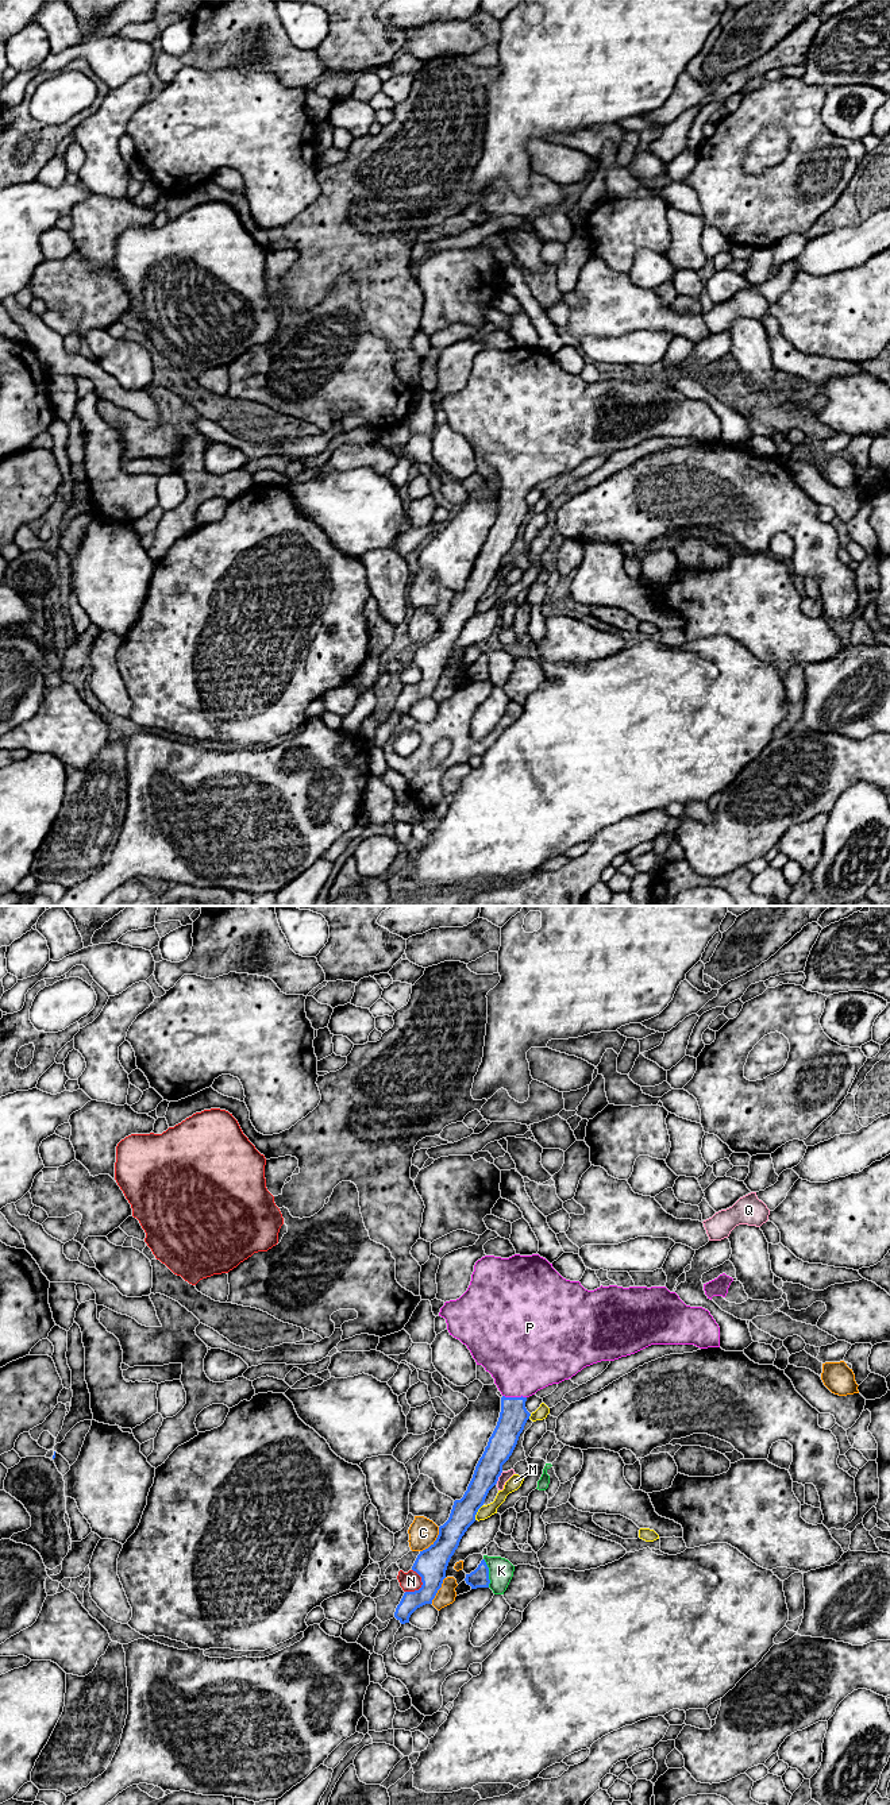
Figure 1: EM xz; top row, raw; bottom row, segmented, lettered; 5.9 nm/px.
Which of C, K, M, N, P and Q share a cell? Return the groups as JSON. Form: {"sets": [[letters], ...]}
{"sets": [["C"], ["K"], ["M"], ["N"], ["P"], ["Q"]]}

